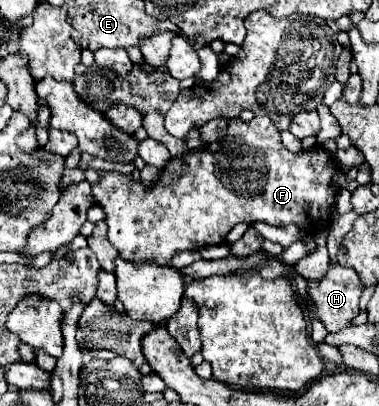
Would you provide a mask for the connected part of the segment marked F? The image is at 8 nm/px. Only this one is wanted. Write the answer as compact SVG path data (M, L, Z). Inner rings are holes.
M254 116L248 124L240 118L230 118L226 136L222 140L214 142L214 146L208 146L204 150L192 150L178 158L170 158L170 162L160 170L160 178L152 188L142 186L142 182L126 182L126 174L120 172L98 172L100 180L92 184L92 194L96 204L102 206L106 212L108 238L118 248L124 260L132 260L134 264L150 260L154 264L166 266L170 264L170 258L180 250L196 250L196 246L204 248L222 244L226 240L226 234L238 222L266 222L272 226L296 224L306 232L316 232L312 228L318 228L322 220L328 226L328 220L332 222L336 198L332 182L338 170L340 168L334 156L330 152L326 154L322 146L320 150L312 148L298 154L286 150L280 142L278 128L274 128L274 122L268 116ZM254 150L262 150L264 154L264 166L268 170L266 178L254 178Z

